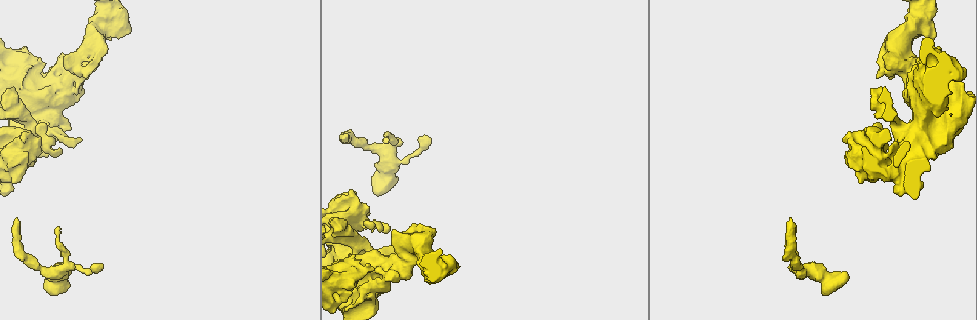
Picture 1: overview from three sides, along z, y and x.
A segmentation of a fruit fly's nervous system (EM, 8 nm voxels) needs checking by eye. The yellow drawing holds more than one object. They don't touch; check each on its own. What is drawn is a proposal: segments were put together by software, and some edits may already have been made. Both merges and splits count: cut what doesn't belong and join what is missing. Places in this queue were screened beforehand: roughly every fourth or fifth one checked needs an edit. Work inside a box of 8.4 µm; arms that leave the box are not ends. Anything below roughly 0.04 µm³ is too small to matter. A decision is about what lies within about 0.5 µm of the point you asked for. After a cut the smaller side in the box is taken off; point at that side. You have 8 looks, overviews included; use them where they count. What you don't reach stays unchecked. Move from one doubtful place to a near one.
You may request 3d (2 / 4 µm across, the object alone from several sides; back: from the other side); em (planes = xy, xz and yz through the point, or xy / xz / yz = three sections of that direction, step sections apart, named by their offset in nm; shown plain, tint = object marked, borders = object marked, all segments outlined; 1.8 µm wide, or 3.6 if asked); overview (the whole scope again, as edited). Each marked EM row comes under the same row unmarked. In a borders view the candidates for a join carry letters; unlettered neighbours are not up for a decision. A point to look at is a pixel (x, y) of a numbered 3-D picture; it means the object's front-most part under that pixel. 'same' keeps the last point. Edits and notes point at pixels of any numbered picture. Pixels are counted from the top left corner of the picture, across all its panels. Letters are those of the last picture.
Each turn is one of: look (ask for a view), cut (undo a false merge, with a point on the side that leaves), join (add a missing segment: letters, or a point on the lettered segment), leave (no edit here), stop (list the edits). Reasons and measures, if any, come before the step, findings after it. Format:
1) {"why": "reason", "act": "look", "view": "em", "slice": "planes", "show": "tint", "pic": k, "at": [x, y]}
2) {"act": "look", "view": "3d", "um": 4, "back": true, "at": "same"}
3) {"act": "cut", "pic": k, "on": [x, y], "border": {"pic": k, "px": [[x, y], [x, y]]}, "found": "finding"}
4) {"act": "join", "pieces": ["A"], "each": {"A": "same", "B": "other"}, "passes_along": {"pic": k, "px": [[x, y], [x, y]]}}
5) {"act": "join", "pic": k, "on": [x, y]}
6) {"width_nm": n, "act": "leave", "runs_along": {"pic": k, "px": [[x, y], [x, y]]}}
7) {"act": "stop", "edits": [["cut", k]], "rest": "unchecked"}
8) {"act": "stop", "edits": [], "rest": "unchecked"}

{"why": "branch stops here", "act": "look", "view": "em", "slice": "xy", "step": 8, "show": "tint", "pic": 1, "at": [14, 220]}

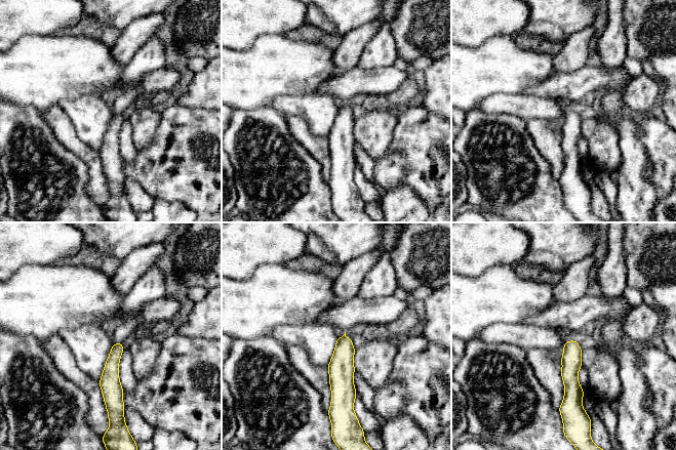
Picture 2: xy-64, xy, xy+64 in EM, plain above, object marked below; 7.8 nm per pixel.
{"act": "look", "view": "em", "slice": "xz", "step": 8, "show": "borders", "at": "same"}

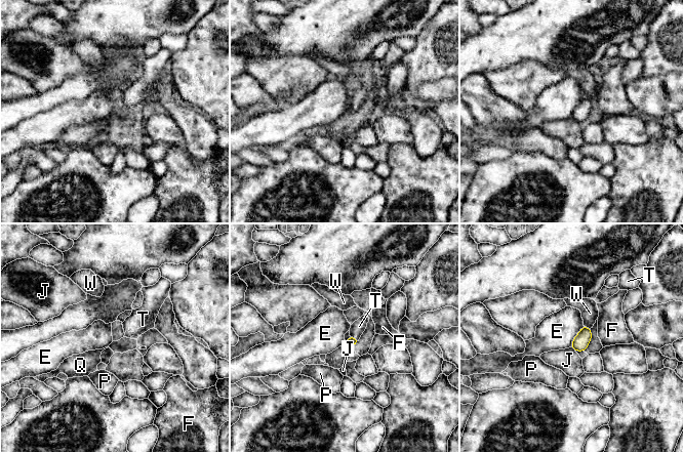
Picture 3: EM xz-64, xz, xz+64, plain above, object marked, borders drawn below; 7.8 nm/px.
{"act": "join", "pieces": ["T"], "each": {"E": "other", "F": "other", "J": "other", "P": "other", "Q": "other", "T": "same", "W": "other"}, "passes_along": {"pic": 3, "px": [[351, 340], [354, 337], [358, 327]]}, "found": "the neuron continues"}

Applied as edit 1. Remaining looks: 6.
{"why": "free end", "act": "look", "view": "3d", "um": 4, "back": true, "pic": 1, "at": [430, 139]}

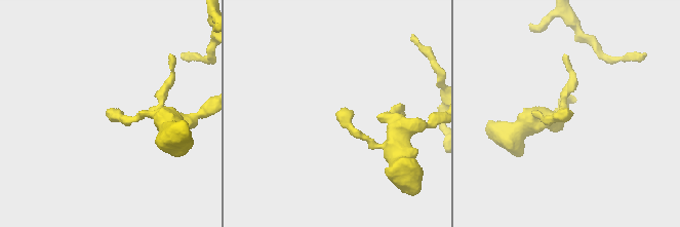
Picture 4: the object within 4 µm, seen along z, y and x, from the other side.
{"act": "look", "view": "em", "slice": "yz", "step": 8, "show": "borders", "pic": 4, "at": [567, 118]}

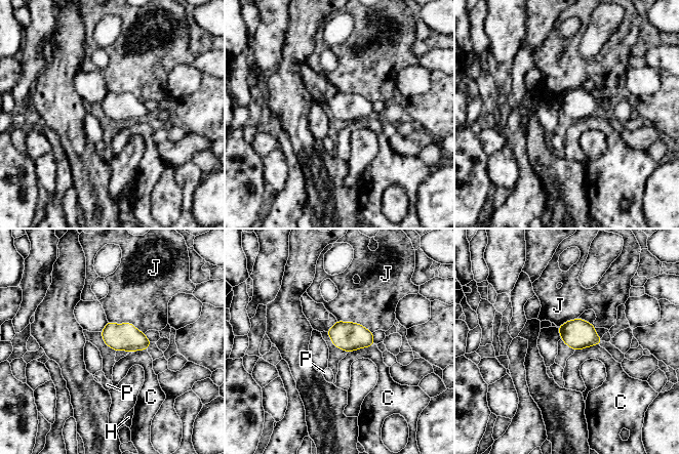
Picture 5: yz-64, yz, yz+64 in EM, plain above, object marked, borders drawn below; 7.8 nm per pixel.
{"act": "leave", "each": {"C": "other", "H": "other", "J": "other", "P": "other"}, "found": "none of them fits"}

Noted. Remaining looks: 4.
{"why": "thick turns thin", "act": "look", "view": "3d", "um": 4, "pic": 1, "at": [932, 137]}

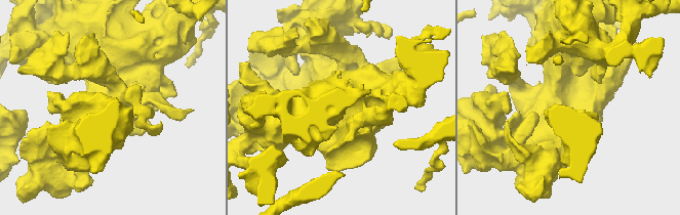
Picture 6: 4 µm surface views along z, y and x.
{"act": "look", "view": "em", "um": 3.6, "slice": "planes", "show": "borders", "pic": 6, "at": [571, 105]}

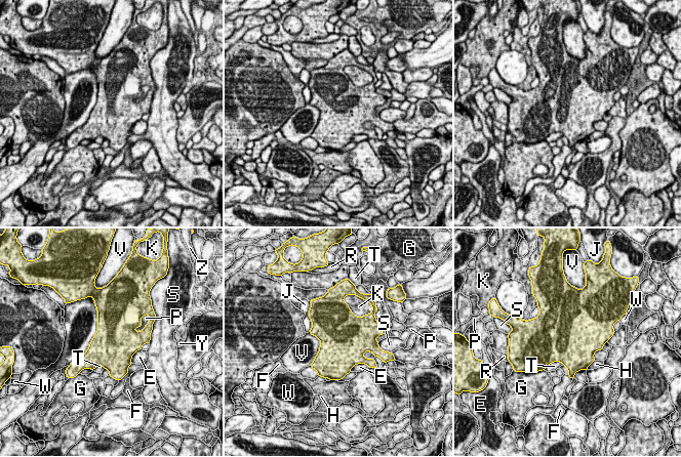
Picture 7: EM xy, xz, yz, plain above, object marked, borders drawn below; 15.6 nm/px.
{"width_nm": 700, "act": "leave", "each": {"E": "other", "F": "other", "G": "other", "H": "other", "J": "other", "K": "other", "P": "other", "R": "other", "S": "other", "T": "other", "V": "other", "W": "other", "Y": "other", "Z": "other"}, "found": "one neuron here"}

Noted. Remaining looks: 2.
{"act": "stop", "edits": [["join", 3]], "rest": "unchecked"}

